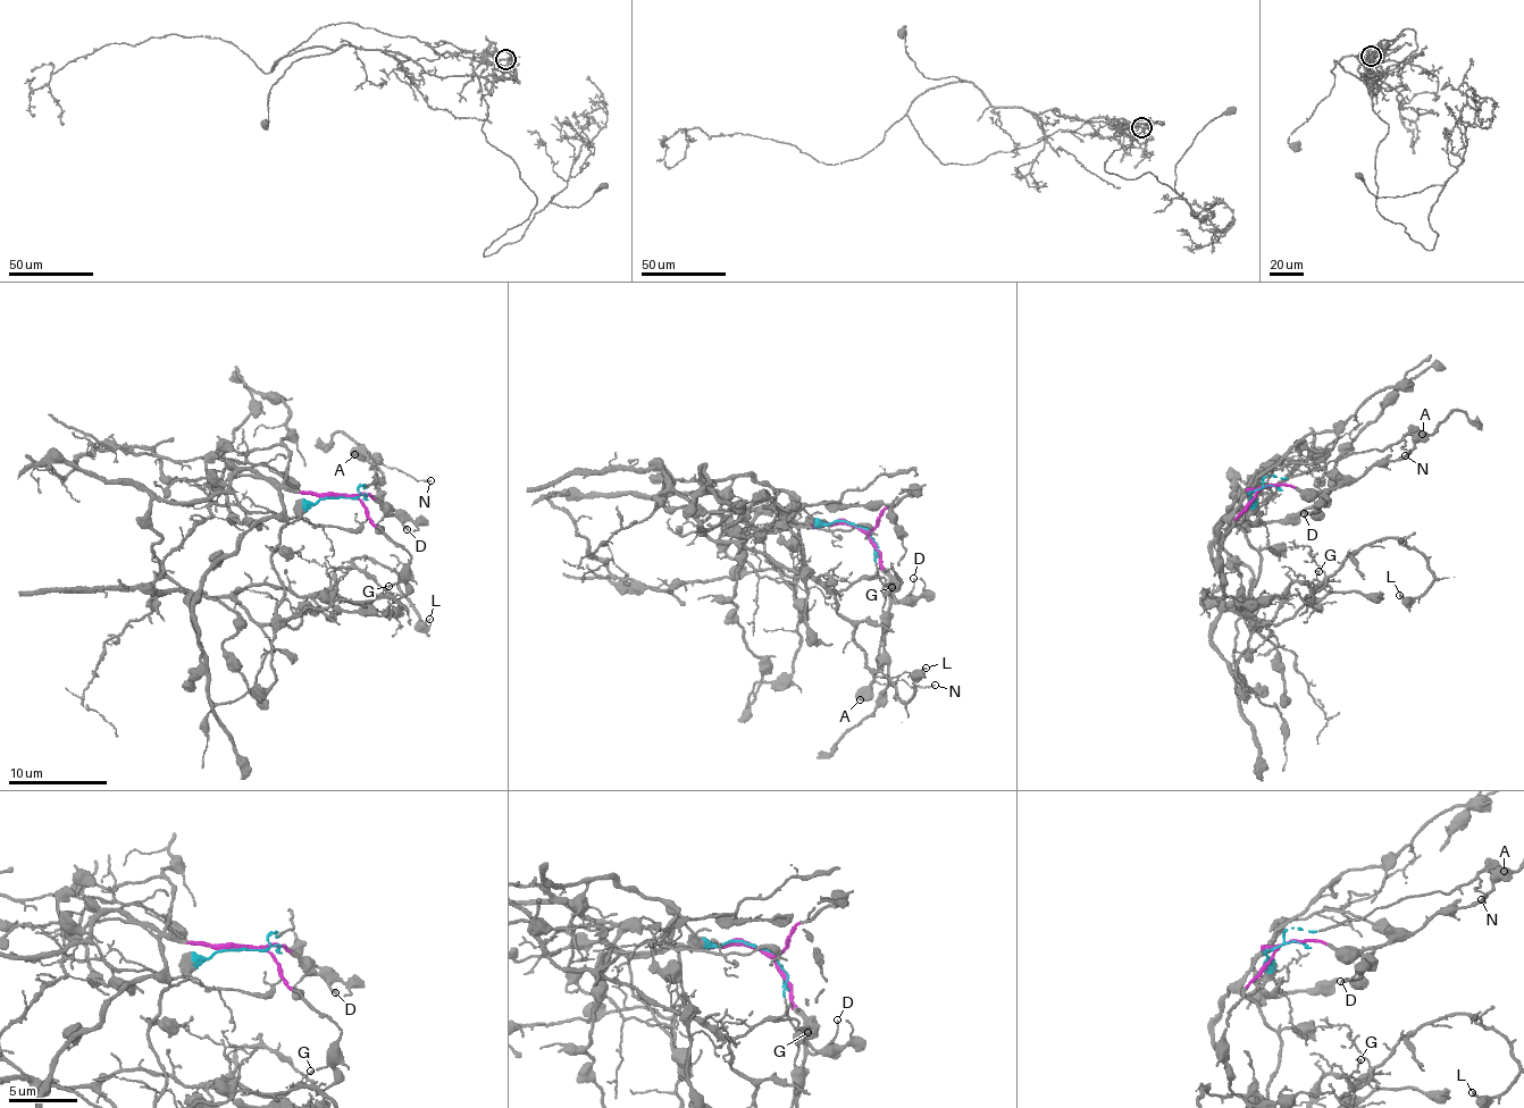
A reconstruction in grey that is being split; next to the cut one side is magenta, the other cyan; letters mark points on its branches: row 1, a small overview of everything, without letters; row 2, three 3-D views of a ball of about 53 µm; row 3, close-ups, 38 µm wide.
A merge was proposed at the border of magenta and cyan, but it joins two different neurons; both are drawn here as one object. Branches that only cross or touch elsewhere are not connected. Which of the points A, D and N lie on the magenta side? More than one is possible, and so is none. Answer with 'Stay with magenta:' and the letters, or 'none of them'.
Stay with magenta: D

